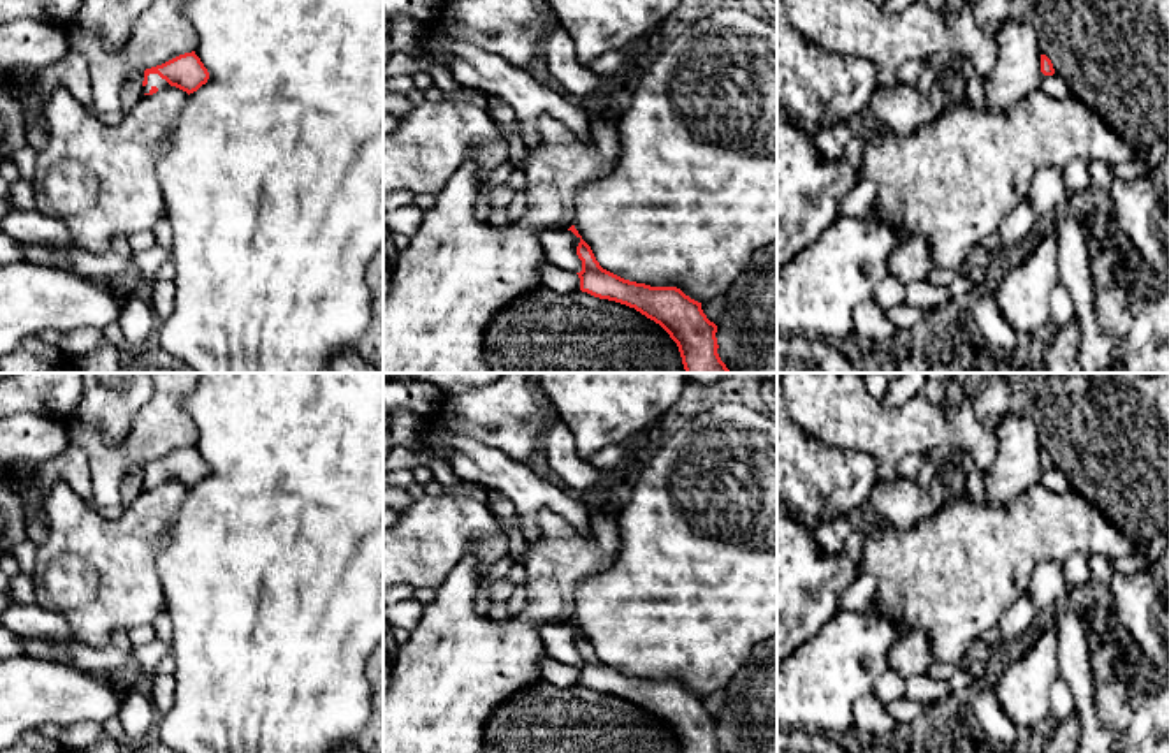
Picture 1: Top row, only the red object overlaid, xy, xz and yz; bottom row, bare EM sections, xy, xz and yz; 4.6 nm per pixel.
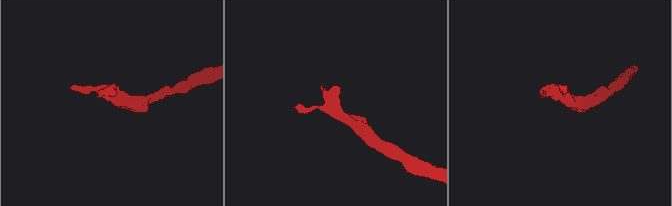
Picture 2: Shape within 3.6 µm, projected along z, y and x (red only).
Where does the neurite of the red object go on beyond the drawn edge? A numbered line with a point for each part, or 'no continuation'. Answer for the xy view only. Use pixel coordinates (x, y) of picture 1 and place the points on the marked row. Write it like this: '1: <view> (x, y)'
1: xy (153, 80)

